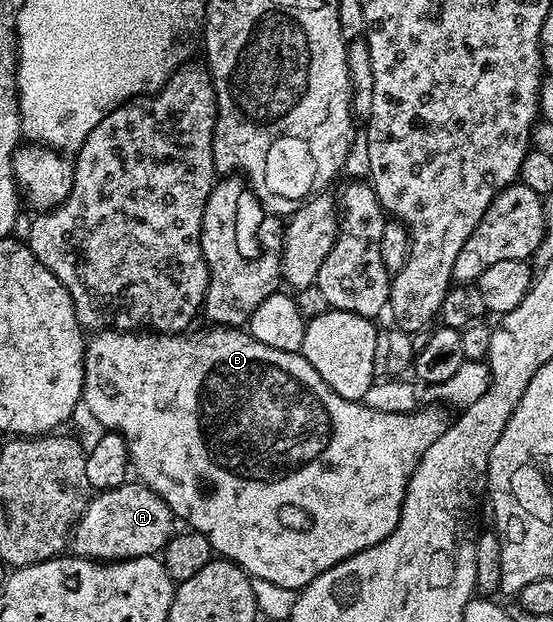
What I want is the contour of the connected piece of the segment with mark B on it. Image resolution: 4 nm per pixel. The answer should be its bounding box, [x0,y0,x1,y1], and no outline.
[83,326,449,590]

